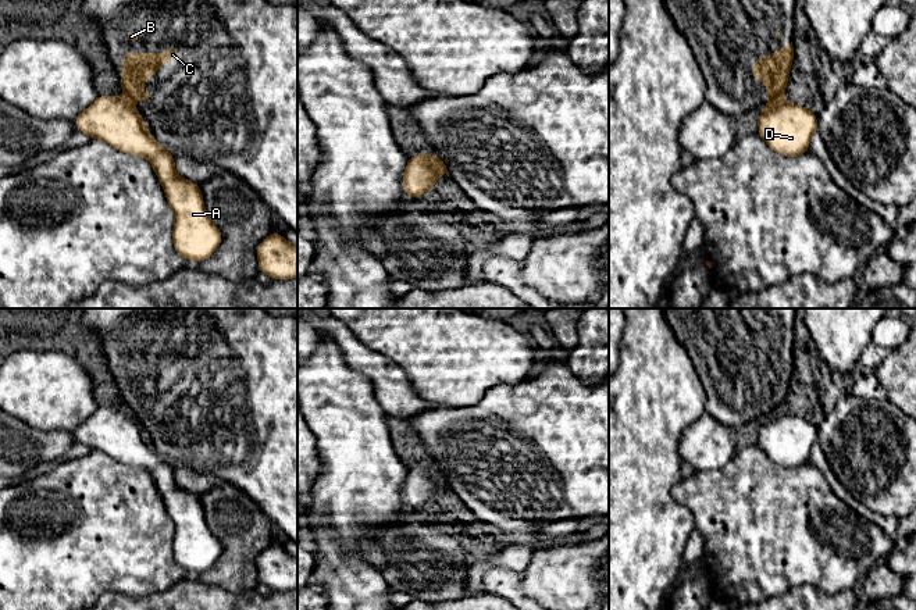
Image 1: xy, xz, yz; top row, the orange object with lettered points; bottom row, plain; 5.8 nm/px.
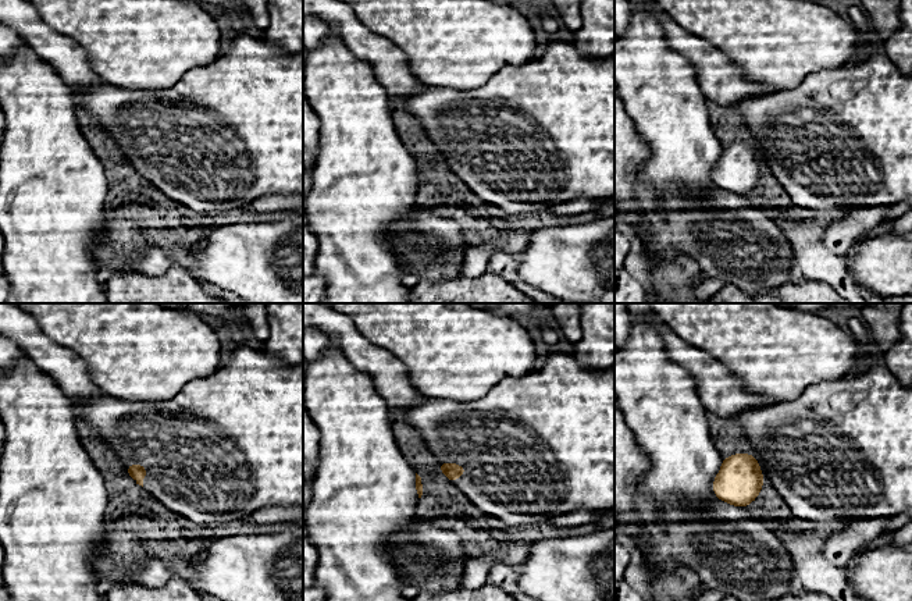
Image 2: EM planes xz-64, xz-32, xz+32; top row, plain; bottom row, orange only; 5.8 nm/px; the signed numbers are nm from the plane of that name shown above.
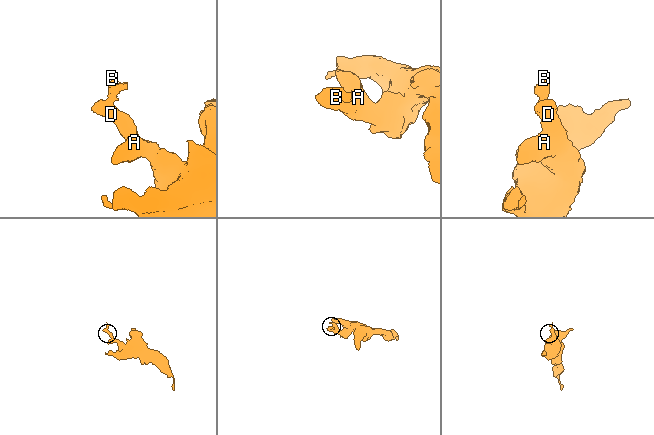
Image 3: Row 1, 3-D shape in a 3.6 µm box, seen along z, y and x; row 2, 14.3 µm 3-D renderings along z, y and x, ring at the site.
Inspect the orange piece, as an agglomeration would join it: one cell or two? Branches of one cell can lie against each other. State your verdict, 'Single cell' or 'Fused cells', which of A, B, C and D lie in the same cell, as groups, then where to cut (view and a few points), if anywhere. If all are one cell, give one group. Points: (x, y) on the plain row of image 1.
Fused cells. Groups: A D / B C. Split along xz (432, 466), (442, 482)

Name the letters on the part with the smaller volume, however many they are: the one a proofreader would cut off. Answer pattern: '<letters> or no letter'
B, C

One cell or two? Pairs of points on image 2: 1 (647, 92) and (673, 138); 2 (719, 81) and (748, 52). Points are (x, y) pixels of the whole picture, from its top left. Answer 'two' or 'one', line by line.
1: one
2: two

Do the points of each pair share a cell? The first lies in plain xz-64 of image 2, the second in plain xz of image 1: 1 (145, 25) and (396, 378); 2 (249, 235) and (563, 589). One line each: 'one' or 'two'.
1: two
2: one

